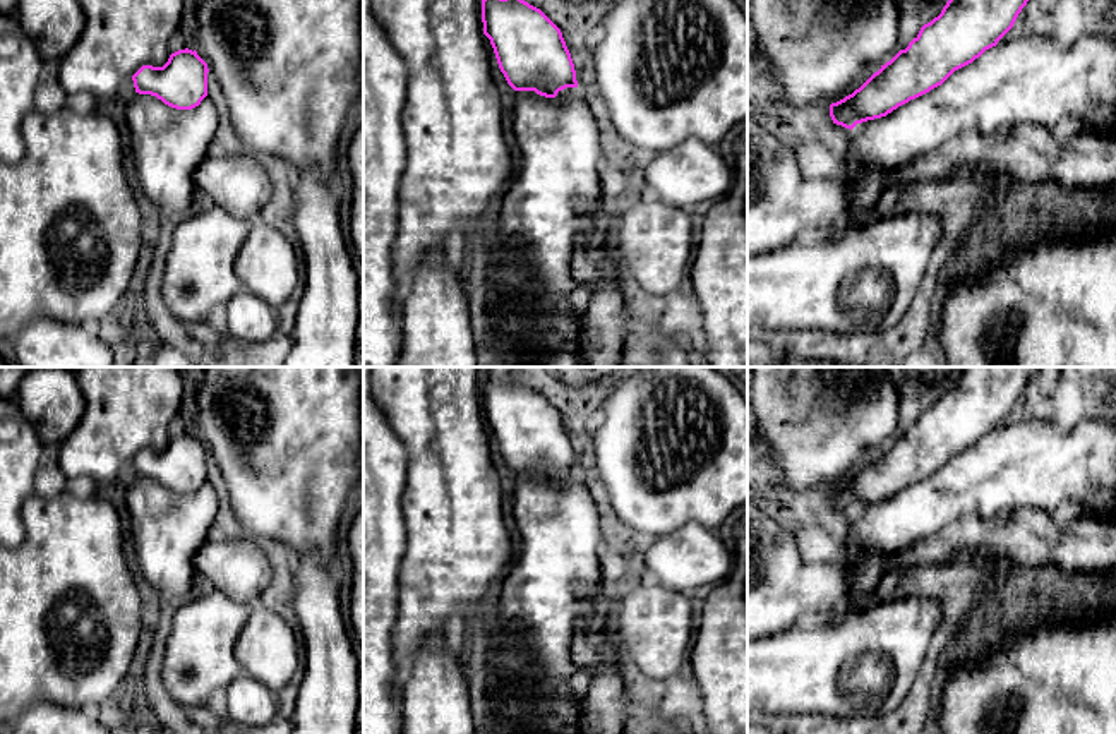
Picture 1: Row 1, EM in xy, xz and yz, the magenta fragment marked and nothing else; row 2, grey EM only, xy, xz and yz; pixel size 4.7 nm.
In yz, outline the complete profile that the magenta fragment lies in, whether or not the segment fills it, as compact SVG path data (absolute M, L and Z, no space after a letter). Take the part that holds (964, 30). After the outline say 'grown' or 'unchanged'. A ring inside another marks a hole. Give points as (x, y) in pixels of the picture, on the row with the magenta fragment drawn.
M948 0L941 14L931 22L924 24L919 34L909 43L905 50L900 50L890 62L881 65L859 89L843 99L830 105L830 117L833 123L852 130L852 142L849 156L843 159L845 177L849 182L857 182L864 170L878 168L883 171L895 171L921 154L946 144L950 139L958 137L963 132L977 132L979 135L993 135L1001 130L1015 129L1020 125L1041 125L1053 130L1059 120L1073 118L1083 123L1087 129L1116 130L1116 34L1095 33L1085 34L1073 45L1063 45L1053 34L1032 34L1015 36L1001 43L999 39L1013 27L1018 14L1029 0Z | grown

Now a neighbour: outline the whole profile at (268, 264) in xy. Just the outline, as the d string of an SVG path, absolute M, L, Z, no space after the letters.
M257 218L233 261L233 271L247 292L279 307L298 283L298 264L288 237Z

